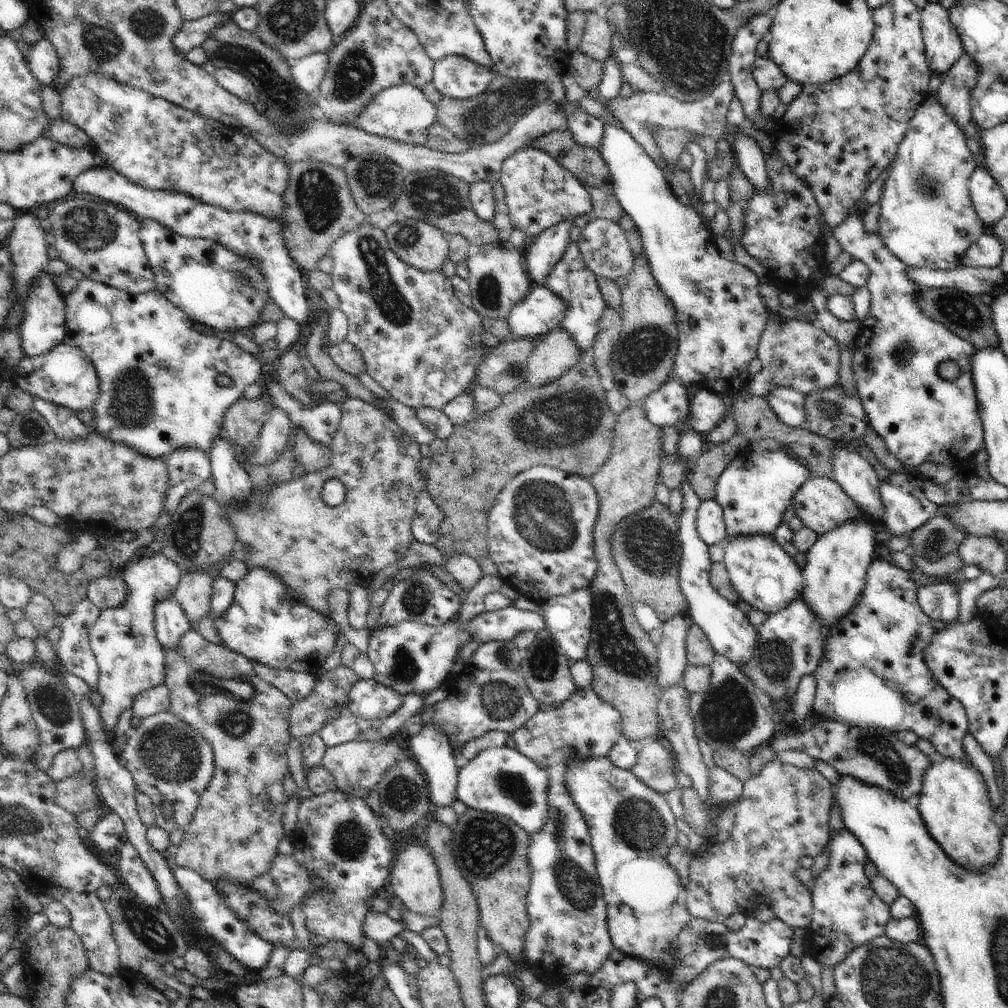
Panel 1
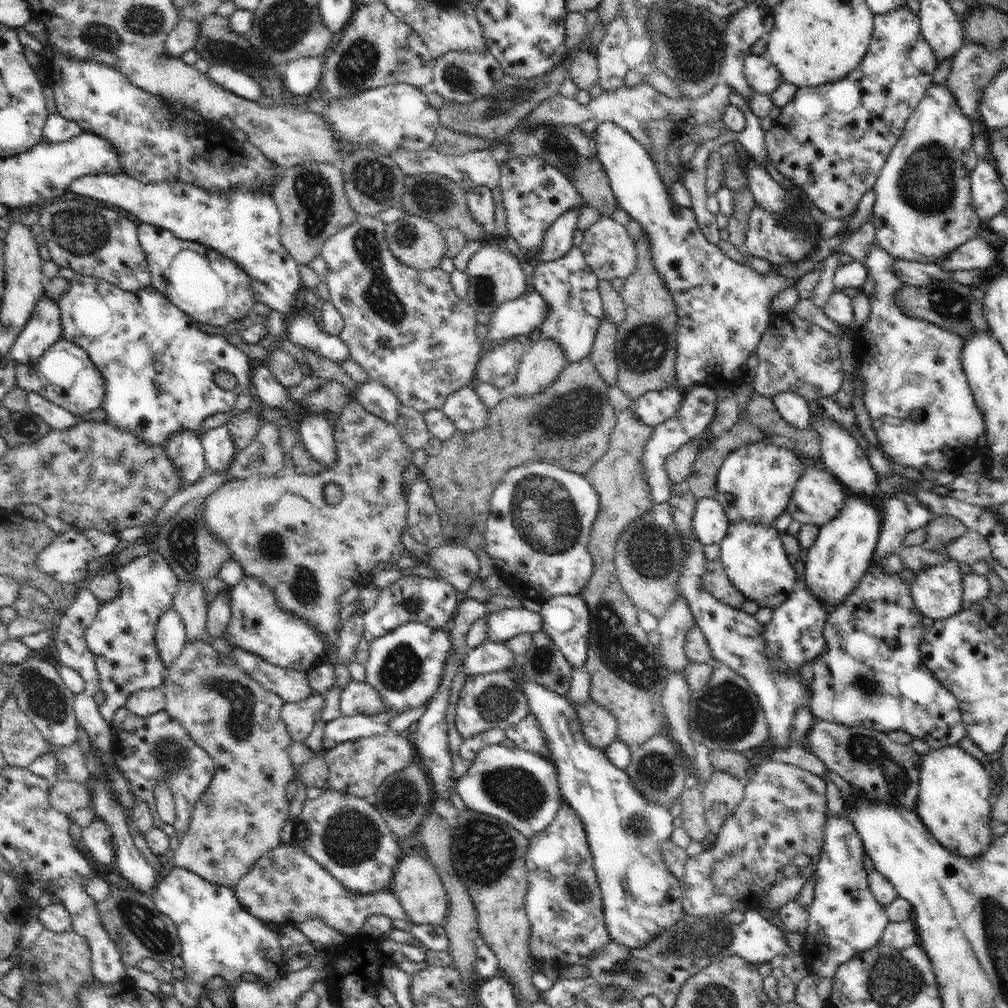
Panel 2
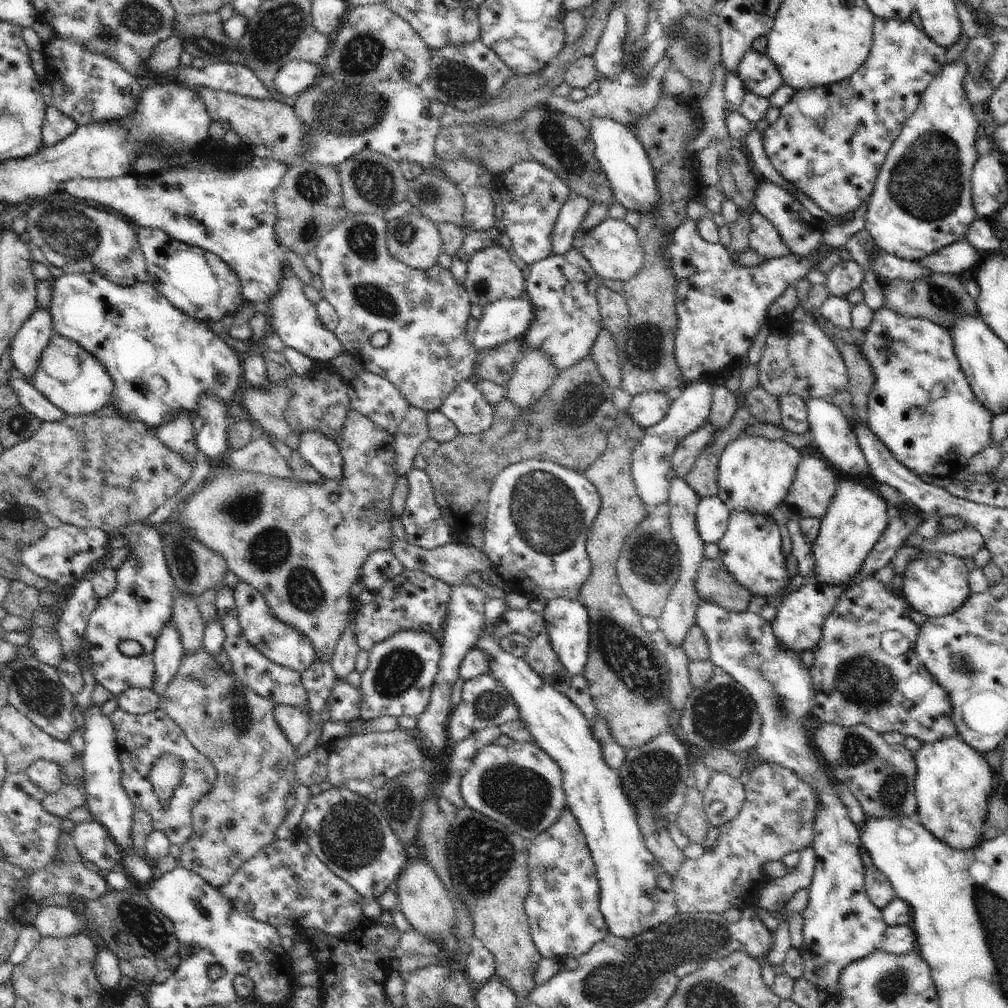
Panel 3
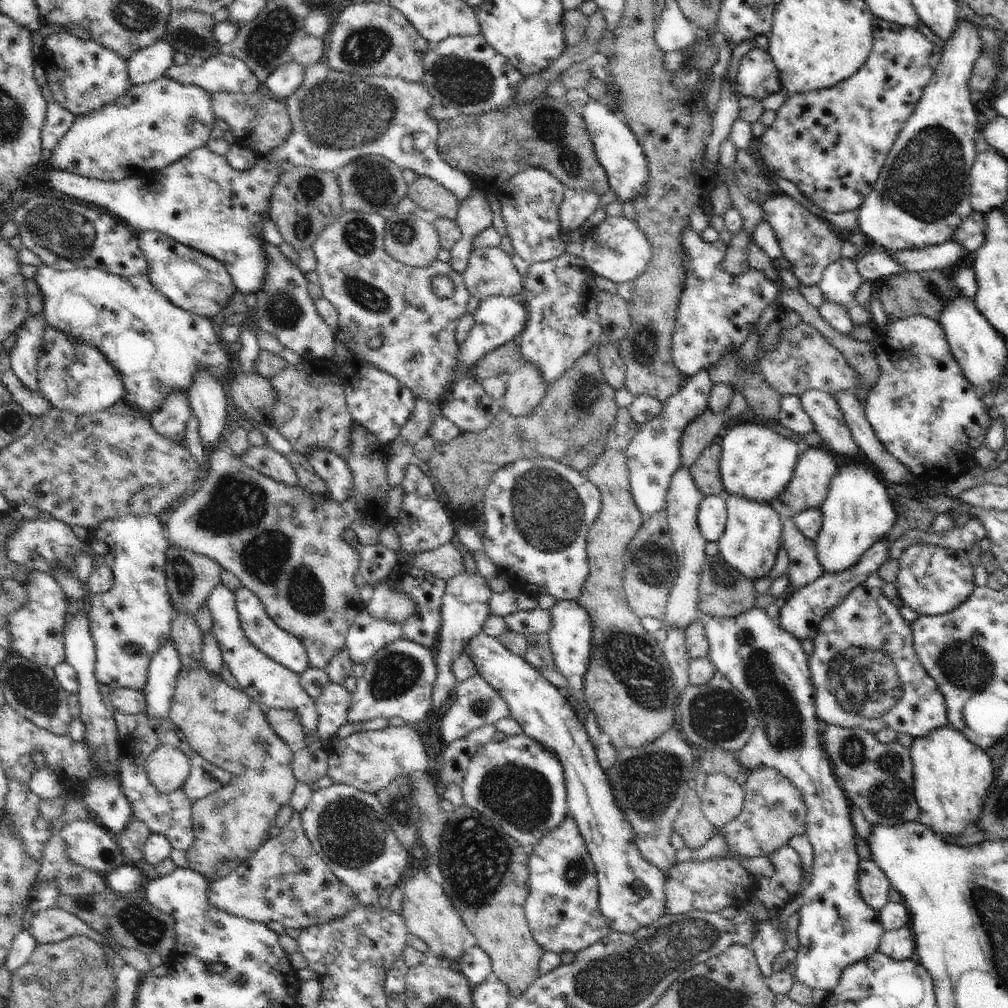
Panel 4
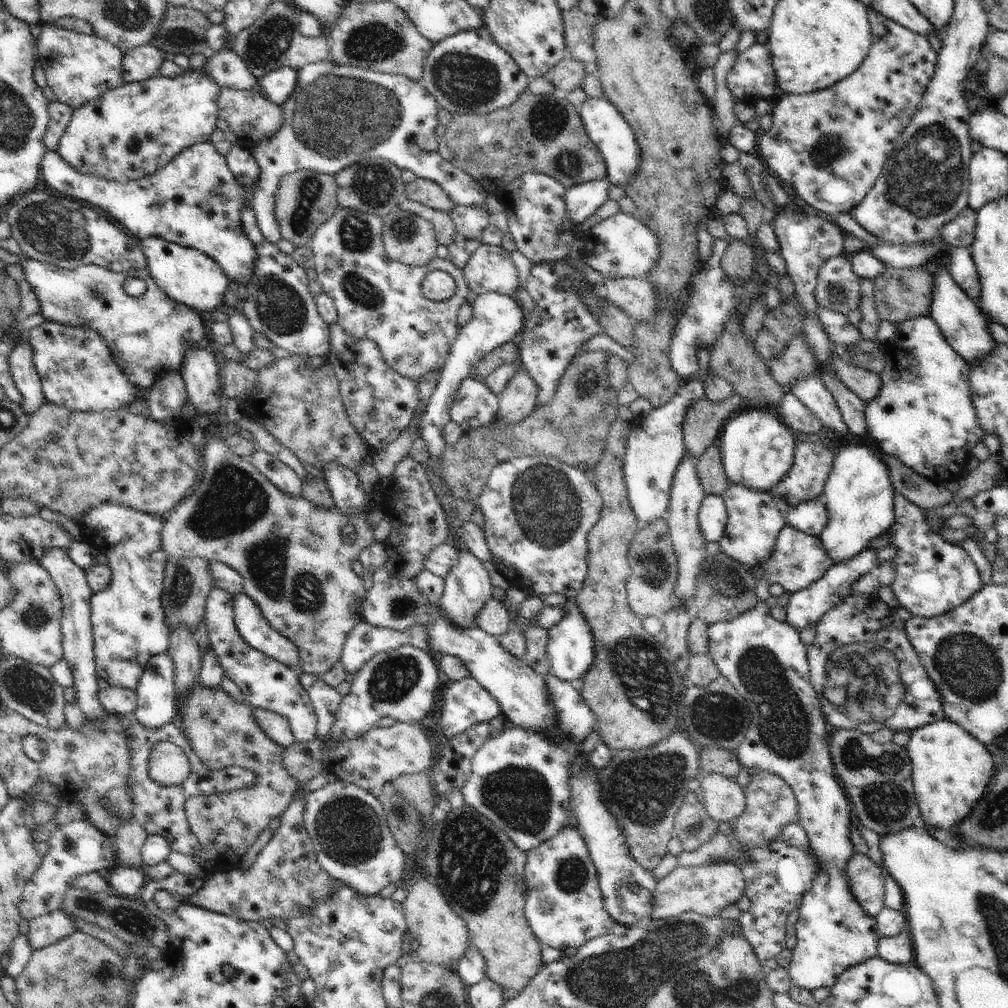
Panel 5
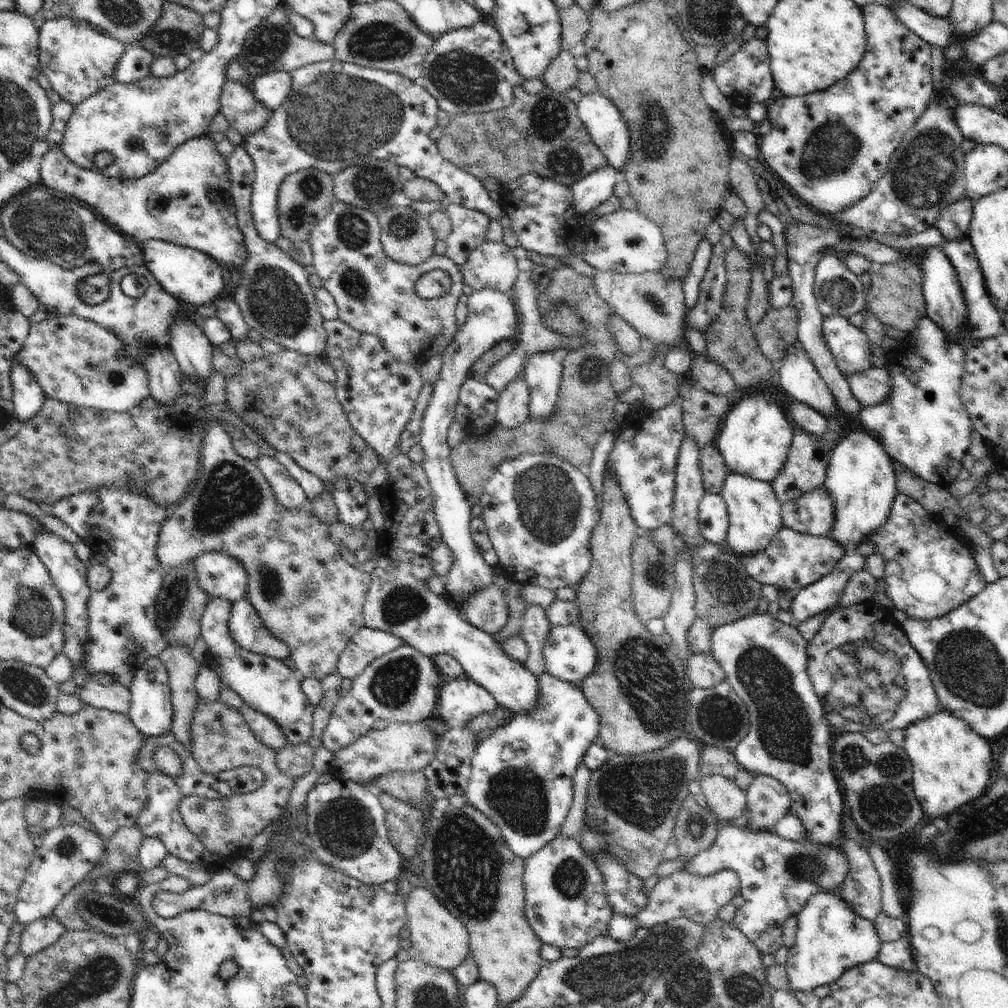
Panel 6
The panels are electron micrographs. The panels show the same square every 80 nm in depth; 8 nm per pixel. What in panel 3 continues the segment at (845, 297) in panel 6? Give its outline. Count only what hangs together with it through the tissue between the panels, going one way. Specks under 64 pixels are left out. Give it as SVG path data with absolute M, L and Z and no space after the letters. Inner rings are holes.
M840 260L826 275L824 284L831 296L846 297L849 292L860 287L864 278L864 269L856 261Z

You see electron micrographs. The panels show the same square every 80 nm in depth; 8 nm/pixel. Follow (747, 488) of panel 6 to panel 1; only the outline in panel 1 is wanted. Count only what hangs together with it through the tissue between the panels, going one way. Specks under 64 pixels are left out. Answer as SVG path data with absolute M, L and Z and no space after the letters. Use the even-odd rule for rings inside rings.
M752 535L735 537L725 546L723 563L729 579L738 591L739 598L763 612L767 617L784 610L793 600L801 596L805 580L794 559L786 553L774 537Z

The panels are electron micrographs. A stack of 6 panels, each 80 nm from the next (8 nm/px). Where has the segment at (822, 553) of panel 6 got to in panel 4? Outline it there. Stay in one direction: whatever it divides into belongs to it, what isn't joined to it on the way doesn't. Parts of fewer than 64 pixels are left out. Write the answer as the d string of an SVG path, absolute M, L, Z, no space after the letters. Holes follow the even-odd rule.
M792 519L783 520L781 533L781 545L786 548L790 558L787 569L789 586L794 592L820 578L823 570L816 554L815 540L806 538Z

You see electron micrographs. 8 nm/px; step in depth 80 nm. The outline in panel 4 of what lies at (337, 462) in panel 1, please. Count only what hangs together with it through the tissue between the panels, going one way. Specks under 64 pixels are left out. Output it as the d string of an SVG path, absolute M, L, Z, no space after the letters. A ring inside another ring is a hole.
M353 420L353 425L349 434L348 452L345 454L345 461L347 462L348 468L353 476L353 489L351 495L344 500L344 502L333 501L328 495L324 493L311 493L308 492L302 485L287 485L264 473L258 472L253 468L250 468L239 456L236 456L226 446L220 445L212 452L208 453L208 462L205 466L205 472L202 475L201 481L198 486L193 489L185 498L182 499L181 503L173 509L172 515L170 516L168 523L165 526L166 536L168 542L177 544L182 548L206 555L208 558L215 560L220 563L224 570L230 571L238 580L241 582L242 587L249 588L258 596L265 606L265 611L268 616L274 620L274 622L285 631L291 632L296 638L301 639L302 644L307 648L307 655L309 658L309 666L312 668L324 669L330 664L330 661L334 658L334 655L338 651L344 648L347 636L358 613L366 608L366 605L360 600L359 591L356 589L354 578L359 575L359 564L361 561L361 554L344 539L344 532L346 530L352 530L356 535L360 546L377 545L381 544L380 533L384 528L384 524L390 522L386 510L386 498L388 498L388 490L391 486L389 485L387 475L387 464L390 458L391 444L388 442L386 445L381 445L378 442L377 436L372 434L365 426L357 423Z

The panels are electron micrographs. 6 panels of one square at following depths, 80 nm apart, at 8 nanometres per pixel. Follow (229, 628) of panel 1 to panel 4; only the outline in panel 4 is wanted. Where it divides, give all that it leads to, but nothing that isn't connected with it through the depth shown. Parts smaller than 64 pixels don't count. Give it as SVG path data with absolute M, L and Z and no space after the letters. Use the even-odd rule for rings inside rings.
M240 587L235 592L235 607L239 614L239 621L246 638L272 660L283 664L286 668L301 675L309 666L307 648L302 644L301 639L296 638L291 632L280 628L265 611L262 601L246 587Z

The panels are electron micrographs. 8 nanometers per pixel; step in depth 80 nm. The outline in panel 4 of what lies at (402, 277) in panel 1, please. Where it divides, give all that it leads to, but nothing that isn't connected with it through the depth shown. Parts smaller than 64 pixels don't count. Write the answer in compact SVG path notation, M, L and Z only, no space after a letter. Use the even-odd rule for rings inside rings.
M358 211L344 212L344 214L330 226L327 226L316 239L316 242L311 246L314 251L317 260L317 269L315 270L319 276L319 283L322 290L322 294L326 297L330 304L334 305L334 308L339 312L338 314L338 326L336 327L335 337L347 348L352 356L353 360L358 360L358 362L367 362L371 364L374 368L380 369L381 371L387 372L392 375L402 386L408 388L409 391L413 392L416 400L424 399L429 405L441 404L441 401L445 397L445 394L450 391L453 381L456 381L455 370L459 364L459 356L461 353L460 345L456 340L455 330L457 329L459 320L467 313L466 306L468 306L468 298L470 294L466 285L463 281L463 274L457 273L453 268L451 263L445 263L442 261L434 261L426 268L411 267L393 259L385 249L385 219L382 215L378 213L359 213ZM446 276L453 282L453 293L449 297L440 298L433 289L433 280L436 277ZM377 334L382 334L383 344L377 349L370 349L368 347L368 341L372 336Z

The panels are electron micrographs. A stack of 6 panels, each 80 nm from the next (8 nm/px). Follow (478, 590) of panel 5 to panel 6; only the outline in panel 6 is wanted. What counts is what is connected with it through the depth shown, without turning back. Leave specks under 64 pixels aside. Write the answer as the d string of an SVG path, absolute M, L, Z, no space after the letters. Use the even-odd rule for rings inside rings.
M493 289L474 291L467 298L467 322L455 334L454 341L444 350L442 355L442 367L438 381L434 385L431 400L426 408L422 425L420 446L424 449L424 460L421 463L430 484L432 500L434 500L434 514L440 528L442 539L452 550L455 560L446 578L445 600L450 608L456 608L459 612L462 602L468 600L474 592L480 588L488 588L496 577L493 568L486 564L486 560L480 556L478 546L472 540L470 524L472 522L472 506L468 497L462 492L462 486L456 478L456 472L450 462L450 446L447 444L447 433L454 419L462 384L471 376L474 362L484 352L488 352L492 346L507 339L515 339L519 329L519 314L515 306L515 300L510 293L502 293Z

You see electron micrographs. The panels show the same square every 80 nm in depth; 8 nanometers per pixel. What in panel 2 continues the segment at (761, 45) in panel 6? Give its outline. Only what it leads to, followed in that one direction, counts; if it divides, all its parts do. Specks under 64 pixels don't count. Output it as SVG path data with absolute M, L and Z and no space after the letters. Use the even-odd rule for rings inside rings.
M748 55L744 63L744 74L758 94L771 95L784 82L780 71L766 55Z

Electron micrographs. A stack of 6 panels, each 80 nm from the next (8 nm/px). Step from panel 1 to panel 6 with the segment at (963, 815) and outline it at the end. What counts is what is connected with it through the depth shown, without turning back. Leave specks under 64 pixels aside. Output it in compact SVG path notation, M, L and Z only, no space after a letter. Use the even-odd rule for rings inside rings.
M940 709L939 712L916 720L914 724L910 724L905 729L903 750L906 752L913 771L913 790L920 802L920 806L924 808L924 814L934 820L934 818L946 818L952 812L956 812L956 808L969 804L982 796L990 787L990 774L992 775L992 755L990 744L984 736L980 736L978 732L974 732L968 725L966 720Z

